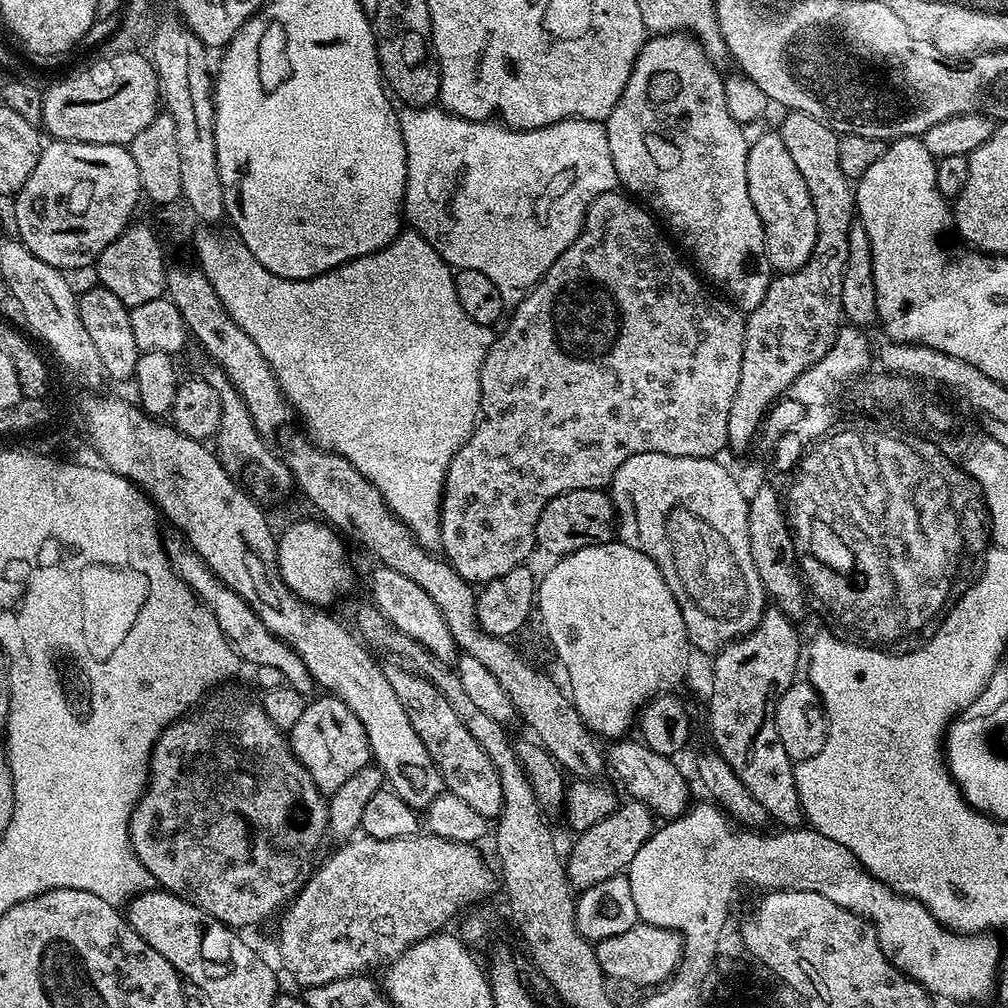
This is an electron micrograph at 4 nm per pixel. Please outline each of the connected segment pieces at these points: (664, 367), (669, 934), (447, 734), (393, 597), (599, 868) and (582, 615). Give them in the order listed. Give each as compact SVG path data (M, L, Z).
M620 190L598 194L598 198L594 198L594 202L590 202L586 210L586 218L578 238L574 238L574 242L557 258L554 266L550 266L550 270L546 270L546 274L529 290L527 296L521 298L519 304L511 309L512 317L510 312L507 317L508 325L507 320L503 325L504 333L501 336L499 333L493 339L482 362L480 414L476 429L472 431L472 437L462 446L462 450L454 454L444 475L444 496L440 499L442 556L468 584L483 586L494 578L502 578L502 574L510 574L510 570L521 567L527 561L524 559L531 554L532 548L534 552L537 547L536 527L546 502L570 490L607 489L618 466L622 466L626 458L634 458L634 454L647 452L716 458L721 455L720 451L725 451L730 402L734 402L734 390L738 390L738 374L742 374L746 316L735 304L721 298L715 291L707 292L704 289L705 281L691 267L688 269L680 261L681 253L674 244L672 249L671 243L673 241L662 231L657 217L631 195Z
M638 922L625 934L597 941L594 950L605 977L652 988L664 983L676 971L683 956L683 940L668 928Z
M385 663L383 669L390 686L394 686L394 694L398 694L398 702L406 706L406 714L410 714L410 722L414 730L418 730L418 738L422 738L430 758L438 766L445 789L462 798L462 802L468 803L473 810L478 810L478 814L499 817L504 799L494 762L490 762L490 758L486 758L486 750L470 738L470 730L466 730L458 714L454 714L454 706L446 702L444 695L429 680L409 672L399 663Z
M376 566L368 576L368 588L372 591L371 603L395 628L402 630L402 634L428 648L430 654L437 656L443 664L451 665L457 659L458 649L450 634L450 626L446 626L442 618L442 610L434 606L434 598L430 598L430 594L426 594L418 582L406 578L406 574L398 574L398 570Z
M633 800L626 802L621 803L602 822L595 823L587 831L577 835L577 841L565 859L569 884L575 891L584 891L625 871L641 846L655 832L656 822L649 809Z
M619 542L611 544L595 544L586 546L577 552L571 552L569 556L561 556L555 561L556 564L543 577L538 580L536 590L535 611L540 612L540 624L544 627L544 632L548 635L548 640L552 643L552 648L556 651L556 656L560 659L560 664L564 667L564 672L568 675L567 691L572 697L572 705L578 710L582 722L597 737L612 736L608 738L624 738L629 735L628 727L635 725L638 720L638 713L653 696L663 696L676 690L676 687L684 680L684 675L688 672L688 659L694 656L694 649L688 641L686 634L686 622L682 622L682 610L678 610L678 602L674 594L670 594L670 586L666 586L666 578L658 570L658 566L646 554L634 550L630 546Z

